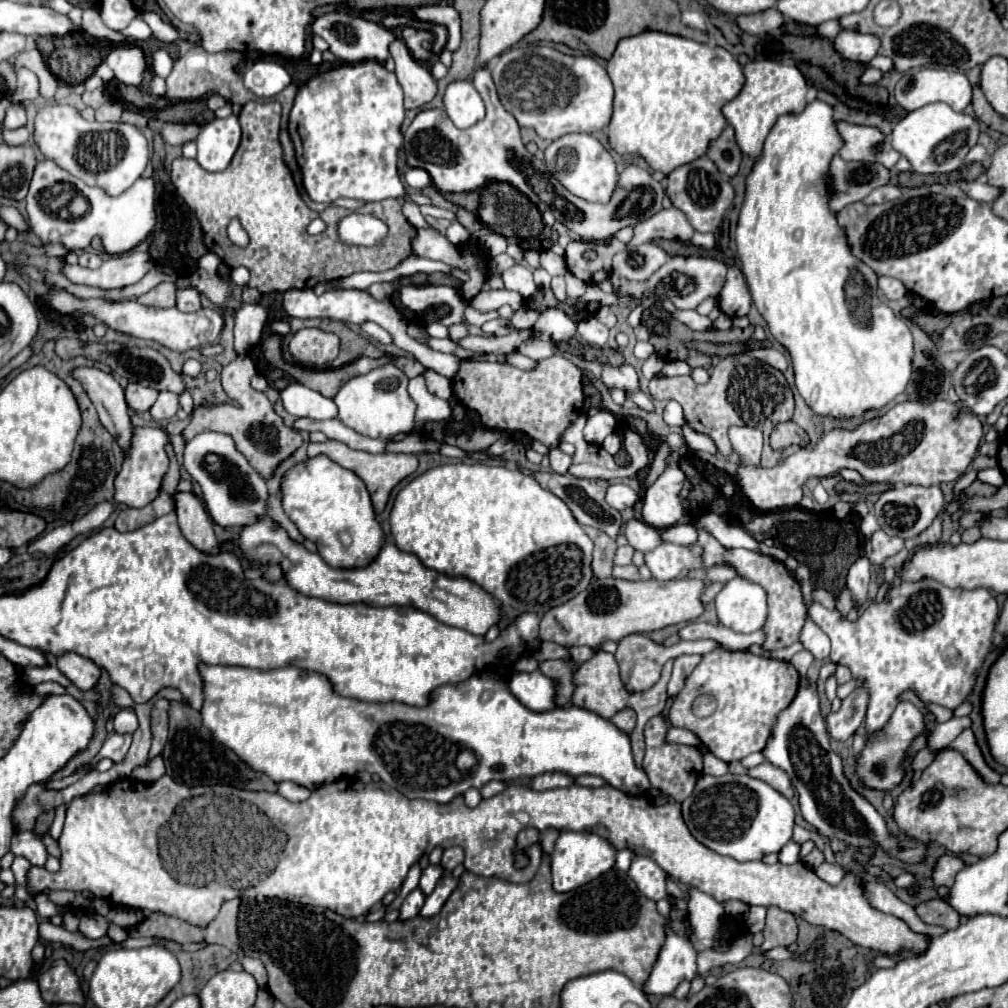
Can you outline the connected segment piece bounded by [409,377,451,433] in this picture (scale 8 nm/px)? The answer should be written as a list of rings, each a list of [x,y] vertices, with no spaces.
[[[417,377],[417,379],[409,381],[409,395],[417,405],[413,433],[417,433],[417,429],[423,427],[427,421],[443,421],[443,419],[447,419],[451,415],[449,403],[439,399],[437,395],[433,395],[427,389],[423,377]]]

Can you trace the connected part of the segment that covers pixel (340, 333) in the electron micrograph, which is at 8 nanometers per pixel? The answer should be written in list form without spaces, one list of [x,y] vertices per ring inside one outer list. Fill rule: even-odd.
[[[317,319],[317,327],[335,333],[335,335],[339,337],[339,341],[341,341],[339,355],[335,357],[335,361],[331,363],[331,367],[347,365],[347,363],[355,361],[355,359],[361,357],[361,355],[367,355],[367,357],[381,357],[381,355],[383,355],[375,345],[371,345],[371,343],[369,343],[365,337],[361,337],[359,333],[349,331],[341,321]]]

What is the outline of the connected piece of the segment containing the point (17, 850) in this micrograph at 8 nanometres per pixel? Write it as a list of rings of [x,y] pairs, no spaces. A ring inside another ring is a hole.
[[[17,831],[11,839],[11,853],[25,857],[29,863],[39,867],[43,867],[47,861],[47,851],[33,831]]]

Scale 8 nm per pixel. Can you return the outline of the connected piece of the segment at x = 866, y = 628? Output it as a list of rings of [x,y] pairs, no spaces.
[[[921,579],[901,583],[881,601],[873,599],[855,621],[849,621],[837,609],[829,611],[819,603],[809,607],[809,617],[831,639],[829,659],[837,665],[849,667],[853,679],[857,679],[869,693],[867,733],[873,733],[889,721],[903,691],[913,691],[924,702],[957,709],[969,697],[985,655],[991,649],[991,635],[999,617],[999,607],[987,589],[949,589],[935,579]]]

